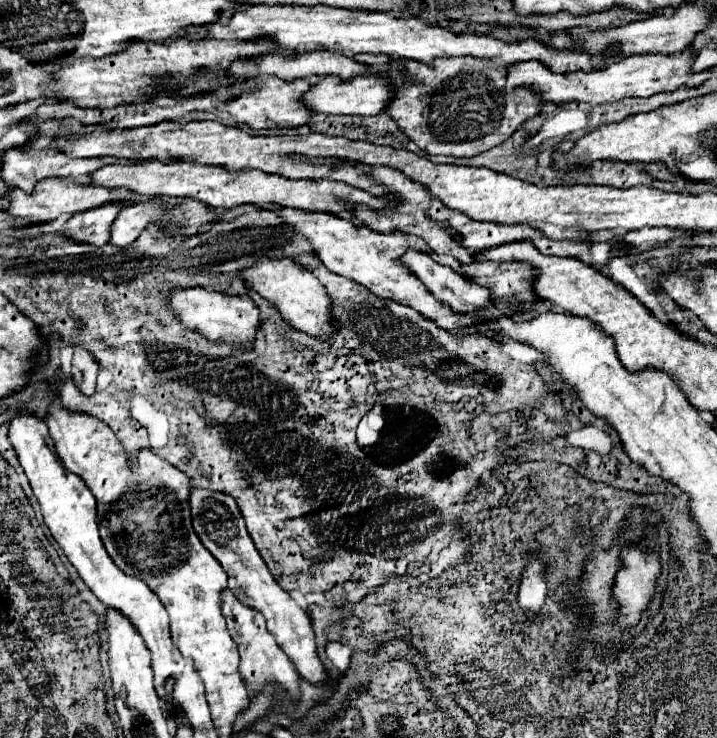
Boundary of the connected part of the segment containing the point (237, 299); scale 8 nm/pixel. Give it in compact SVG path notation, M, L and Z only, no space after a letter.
M205 288L175 290L171 296L171 310L177 314L183 326L201 332L205 338L211 338L213 342L243 346L243 350L253 348L255 334L259 330L259 310L255 308L249 296L227 296Z

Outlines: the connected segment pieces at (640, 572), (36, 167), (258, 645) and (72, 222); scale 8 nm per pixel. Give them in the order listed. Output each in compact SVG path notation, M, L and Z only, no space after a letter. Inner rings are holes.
M623 548L623 568L615 578L613 596L621 604L621 628L631 628L639 622L641 610L649 604L655 592L655 580L661 572L659 554L655 550Z
M7 150L5 158L3 158L3 180L9 184L15 184L17 188L25 190L27 194L35 188L35 182L41 182L43 178L51 178L51 176L81 176L81 174L93 174L95 170L111 164L111 158L69 158L57 150Z
M223 590L223 616L227 618L227 628L231 632L231 638L235 640L239 654L241 654L241 678L249 686L253 694L263 692L267 684L281 684L293 702L301 700L299 690L299 674L293 666L293 662L287 658L287 654L277 646L271 632L265 628L265 618L257 610L243 606L231 590Z
M107 204L95 210L87 210L83 214L75 214L63 224L59 232L75 242L89 242L93 246L103 246L109 242L109 228L117 218L117 210L121 208L123 206L119 204Z

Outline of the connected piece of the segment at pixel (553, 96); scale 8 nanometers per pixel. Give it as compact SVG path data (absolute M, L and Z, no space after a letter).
M683 50L679 54L637 54L611 62L611 66L593 72L573 72L573 74L555 74L545 68L541 62L521 62L509 68L507 92L517 86L531 86L545 102L567 104L567 102L587 102L587 104L605 104L619 102L625 98L649 98L659 92L673 92L681 88L681 78L691 74L697 50Z

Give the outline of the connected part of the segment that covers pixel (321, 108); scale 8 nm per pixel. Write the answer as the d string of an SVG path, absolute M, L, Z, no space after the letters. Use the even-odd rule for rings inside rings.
M327 76L319 84L313 84L311 90L303 96L305 106L321 114L355 114L355 116L375 116L387 108L387 98L391 98L391 86L383 78L351 78L341 80L339 76Z

